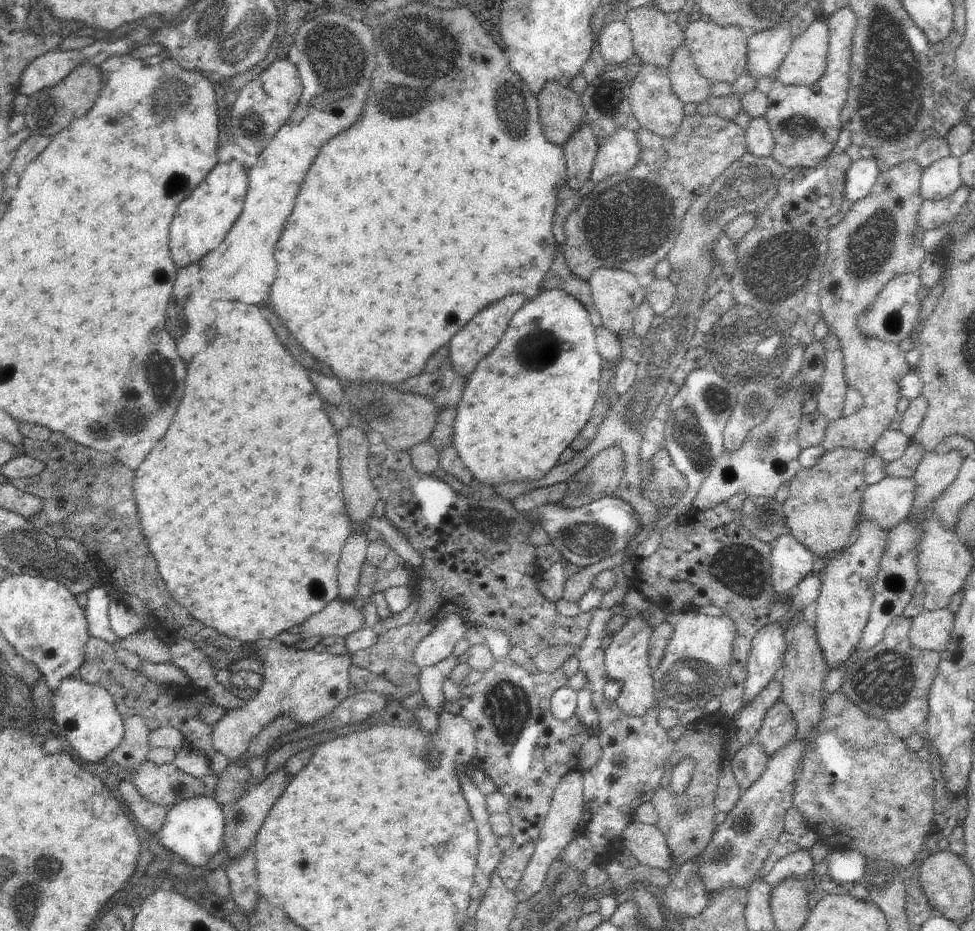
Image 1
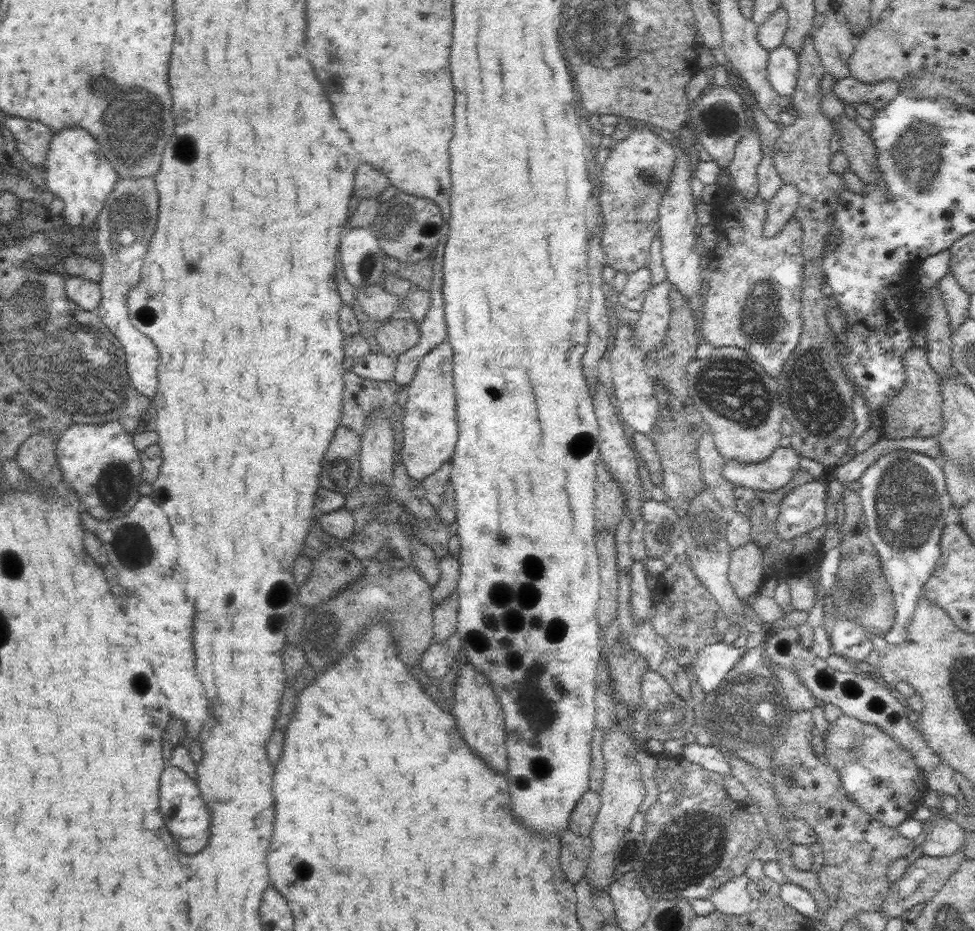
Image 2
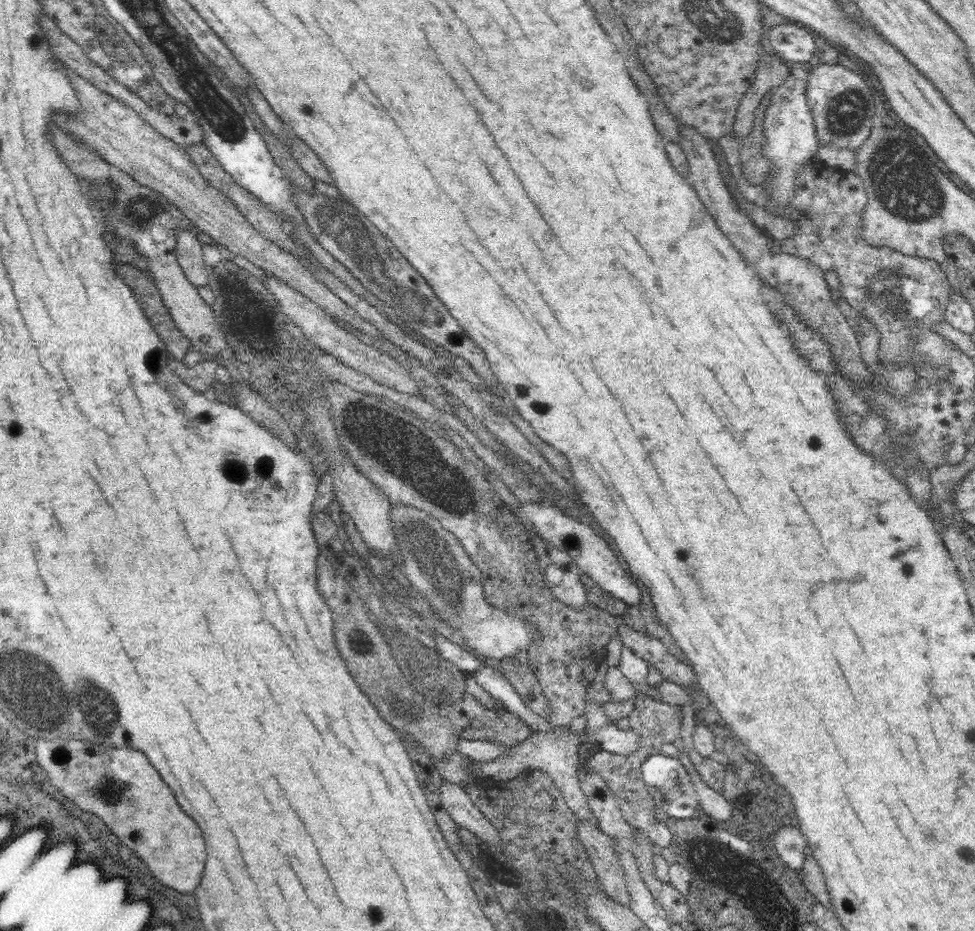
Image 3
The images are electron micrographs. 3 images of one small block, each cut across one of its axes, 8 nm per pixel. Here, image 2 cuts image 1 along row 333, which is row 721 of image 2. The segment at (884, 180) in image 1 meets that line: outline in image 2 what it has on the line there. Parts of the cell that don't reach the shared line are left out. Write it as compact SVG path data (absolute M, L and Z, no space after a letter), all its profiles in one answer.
M841 714L837 720L829 722L829 728L821 738L825 742L825 762L839 774L847 796L875 820L897 828L923 806L927 776L915 766L915 758L879 728Z

